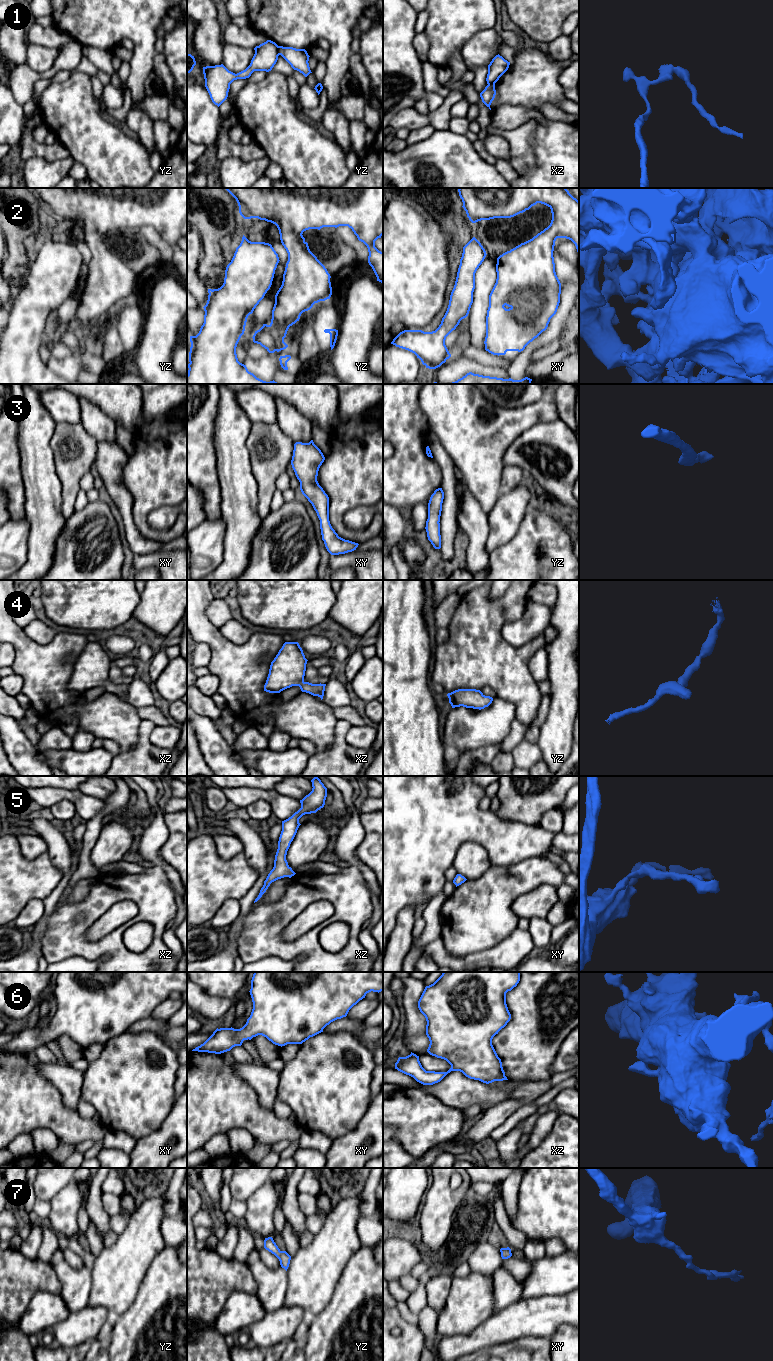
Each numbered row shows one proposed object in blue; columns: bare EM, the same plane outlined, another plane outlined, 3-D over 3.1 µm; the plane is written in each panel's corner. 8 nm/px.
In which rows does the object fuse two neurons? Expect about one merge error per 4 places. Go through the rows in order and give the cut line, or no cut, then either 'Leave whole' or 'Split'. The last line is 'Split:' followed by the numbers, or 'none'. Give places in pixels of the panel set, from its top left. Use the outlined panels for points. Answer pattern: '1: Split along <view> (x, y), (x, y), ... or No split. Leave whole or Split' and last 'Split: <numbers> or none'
1: Split along yz (279, 46), (278, 54). Split
2: No split. Leave whole
3: No split. Leave whole
4: No split. Leave whole
5: No split. Leave whole
6: No split. Leave whole
7: No split. Leave whole
Split: 1

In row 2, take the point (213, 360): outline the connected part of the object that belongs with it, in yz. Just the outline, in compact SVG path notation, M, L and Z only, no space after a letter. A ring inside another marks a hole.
M243 235L226 267L223 285L218 289L208 289L208 300L203 307L204 323L199 333L190 336L187 384L279 384L274 380L266 382L257 378L238 361L236 354L247 318L270 289L279 261L271 244L251 242Z

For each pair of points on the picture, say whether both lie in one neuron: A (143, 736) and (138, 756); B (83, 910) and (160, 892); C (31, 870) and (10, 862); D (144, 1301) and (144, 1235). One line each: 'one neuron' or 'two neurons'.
A: one neuron
B: one neuron
C: one neuron
D: two neurons

